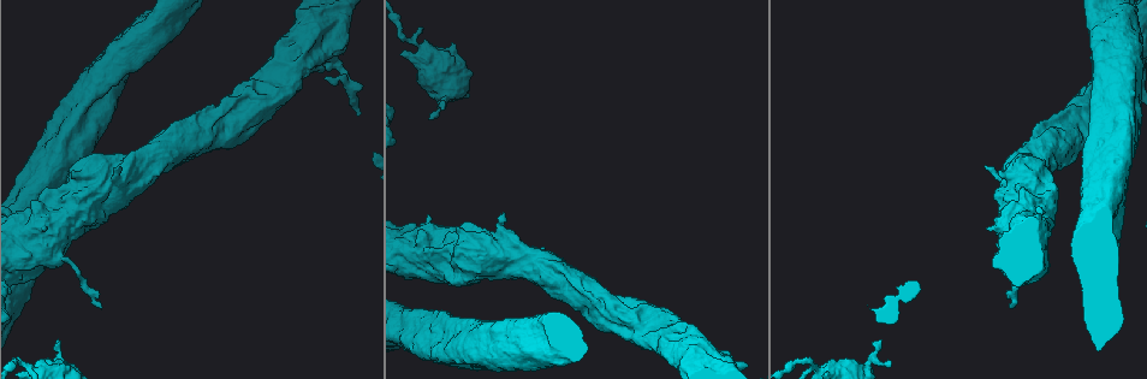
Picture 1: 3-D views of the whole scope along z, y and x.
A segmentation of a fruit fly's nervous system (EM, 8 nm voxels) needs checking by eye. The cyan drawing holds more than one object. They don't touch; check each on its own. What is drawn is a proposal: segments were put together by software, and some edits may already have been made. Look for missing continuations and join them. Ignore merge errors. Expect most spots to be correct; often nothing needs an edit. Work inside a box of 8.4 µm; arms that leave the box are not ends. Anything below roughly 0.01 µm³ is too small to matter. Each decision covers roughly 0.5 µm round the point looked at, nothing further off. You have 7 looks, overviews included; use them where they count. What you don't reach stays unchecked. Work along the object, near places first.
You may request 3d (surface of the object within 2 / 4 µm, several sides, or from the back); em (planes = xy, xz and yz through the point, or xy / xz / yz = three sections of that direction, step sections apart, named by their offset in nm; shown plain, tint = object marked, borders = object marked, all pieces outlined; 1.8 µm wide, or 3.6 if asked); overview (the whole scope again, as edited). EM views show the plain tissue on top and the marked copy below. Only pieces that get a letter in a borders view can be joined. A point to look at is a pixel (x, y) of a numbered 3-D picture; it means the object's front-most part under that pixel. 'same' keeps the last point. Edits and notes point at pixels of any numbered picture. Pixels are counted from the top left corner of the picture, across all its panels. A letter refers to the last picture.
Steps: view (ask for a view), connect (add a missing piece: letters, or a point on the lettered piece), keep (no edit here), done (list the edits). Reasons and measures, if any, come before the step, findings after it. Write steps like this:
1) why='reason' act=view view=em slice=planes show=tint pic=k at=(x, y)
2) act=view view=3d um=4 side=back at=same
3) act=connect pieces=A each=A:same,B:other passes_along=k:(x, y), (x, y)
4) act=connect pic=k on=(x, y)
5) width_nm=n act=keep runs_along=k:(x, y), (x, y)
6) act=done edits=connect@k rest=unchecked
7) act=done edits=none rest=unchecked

why='stops while still wide' act=view view=3d um=4 side=back pic=1 at=(504, 215)

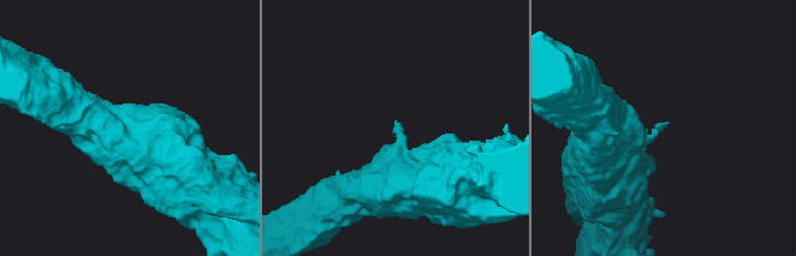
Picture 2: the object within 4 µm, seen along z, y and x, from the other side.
act=view view=em slice=planes show=borders pic=2 at=(396, 124)

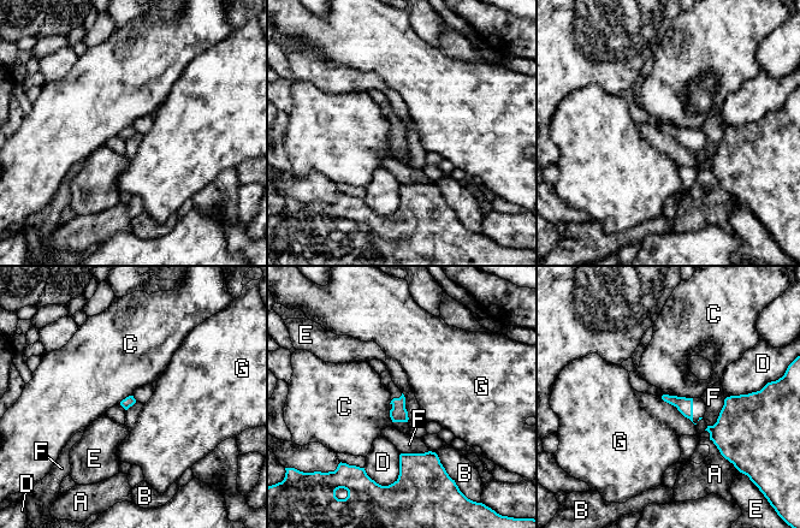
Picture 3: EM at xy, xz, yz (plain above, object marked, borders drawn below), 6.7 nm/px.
act=keep each=A:other,B:other,C:other,D:other,E:other,F:other,G:other border=3:(662, 398), (673, 404), (694, 425) found='no lettered piece goes on from it'

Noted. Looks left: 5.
why='tapers out' act=view view=em slice=planes show=borders pic=1 at=(328, 81)

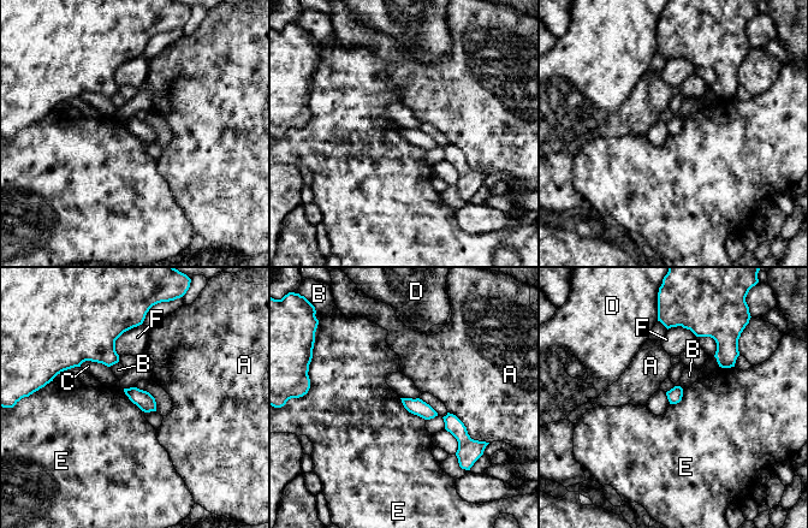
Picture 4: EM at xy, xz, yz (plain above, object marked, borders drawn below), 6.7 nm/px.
act=keep each=A:other,B:other,C:other,D:other,E:other,F:other border=4:(399, 398), (409, 411), (425, 420) found='none of them fits'

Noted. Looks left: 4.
why='branch stops here' act=view view=em slice=planes show=borders pic=1 at=(98, 306)

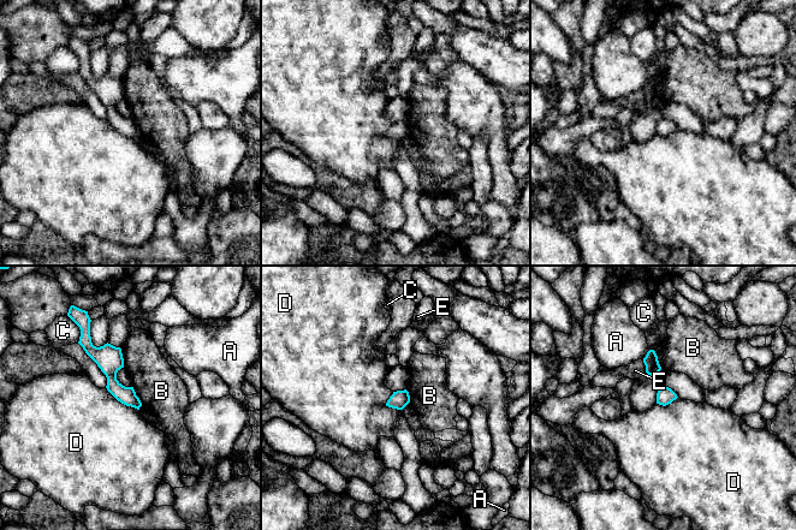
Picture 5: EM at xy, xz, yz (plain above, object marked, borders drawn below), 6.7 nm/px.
width_nm=120 act=keep each=A:other,B:other,C:other,D:other,E:other border=5:(106, 387), (118, 400), (138, 410) found='no lettered piece goes on from it'

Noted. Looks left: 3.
act=done edits=none rest=unchecked

